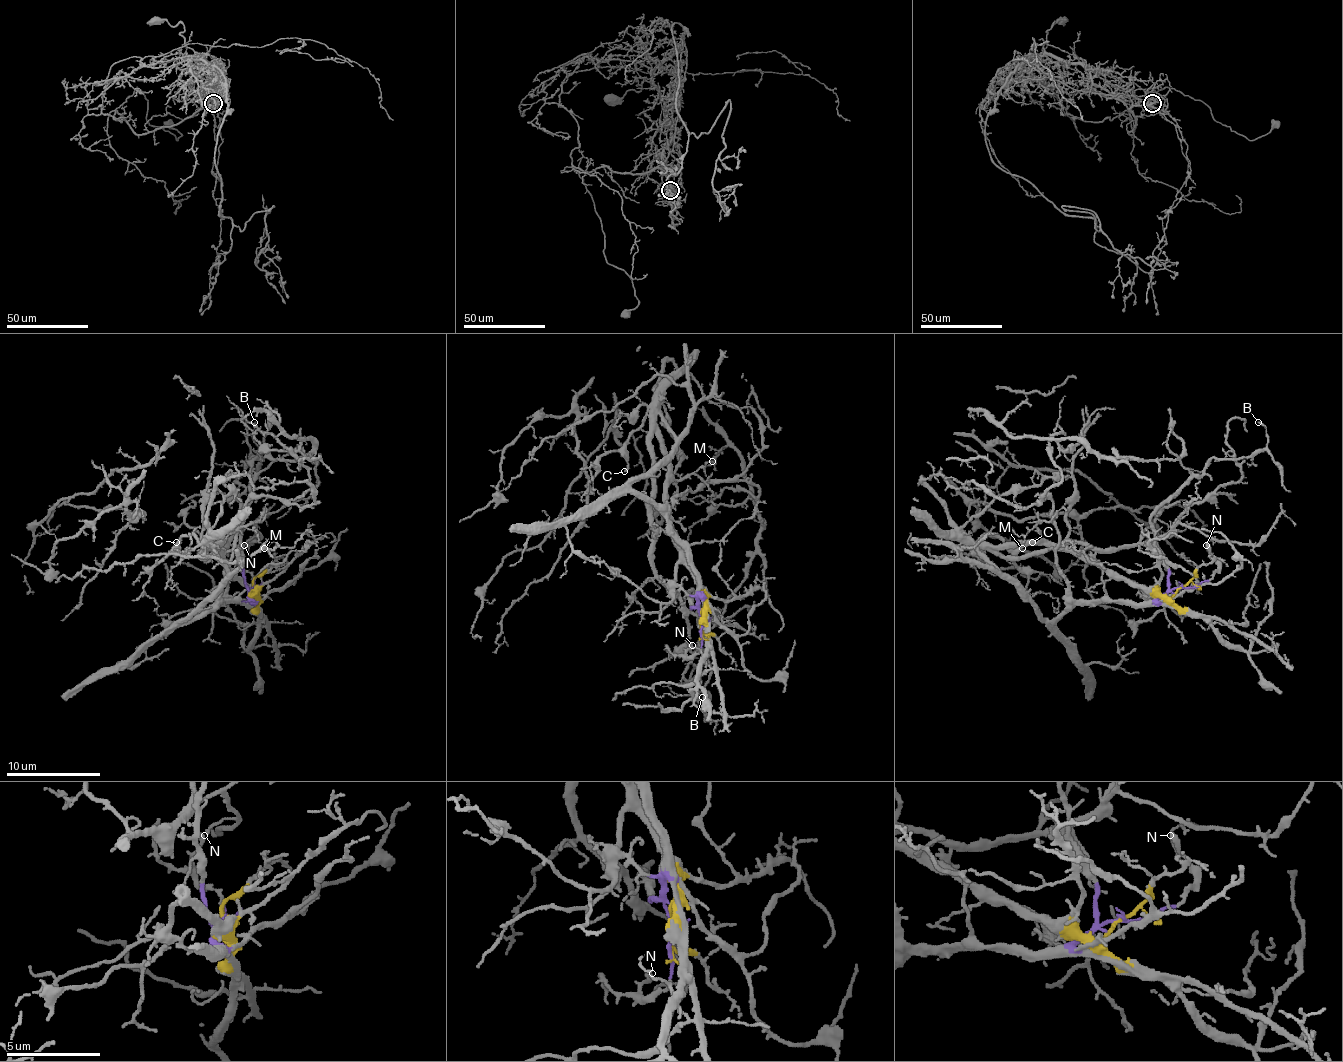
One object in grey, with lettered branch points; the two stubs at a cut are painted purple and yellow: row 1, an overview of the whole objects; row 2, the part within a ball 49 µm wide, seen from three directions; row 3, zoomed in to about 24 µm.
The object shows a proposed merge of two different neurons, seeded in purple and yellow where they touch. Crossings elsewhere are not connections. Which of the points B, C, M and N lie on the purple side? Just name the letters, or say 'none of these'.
B, N

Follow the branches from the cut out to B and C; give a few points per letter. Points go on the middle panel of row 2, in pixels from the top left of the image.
B: (702, 618), (688, 594), (692, 590), (709, 682), (704, 687), (704, 705), (699, 705), (702, 696)
C: (702, 618), (704, 592), (671, 528), (666, 507), (666, 448), (659, 429), (647, 417), (633, 432), (624, 472)

